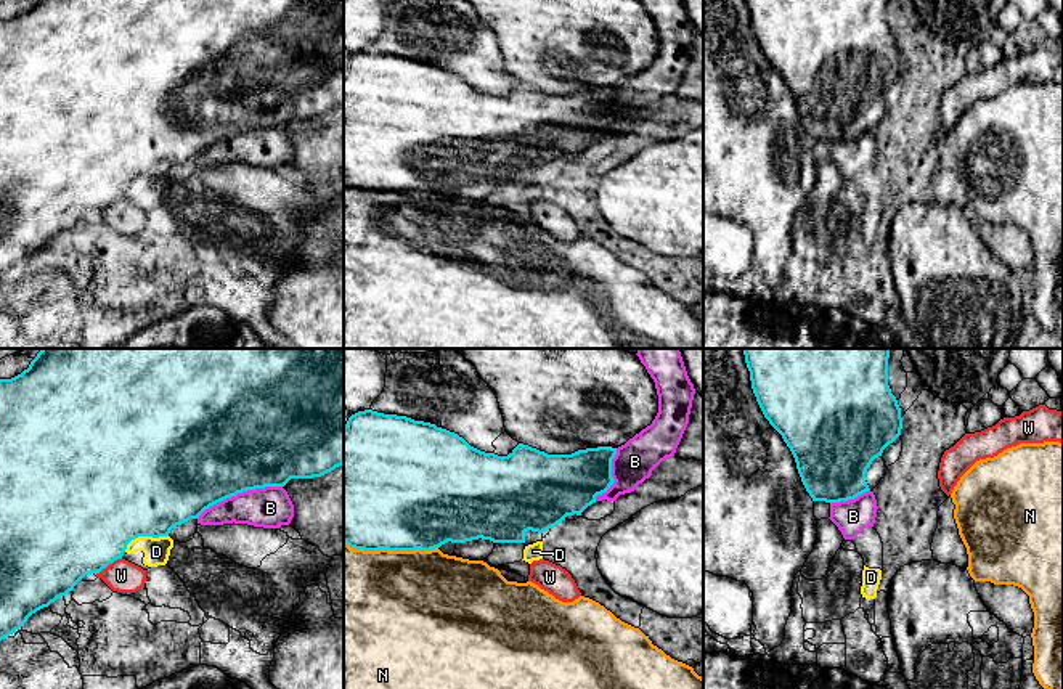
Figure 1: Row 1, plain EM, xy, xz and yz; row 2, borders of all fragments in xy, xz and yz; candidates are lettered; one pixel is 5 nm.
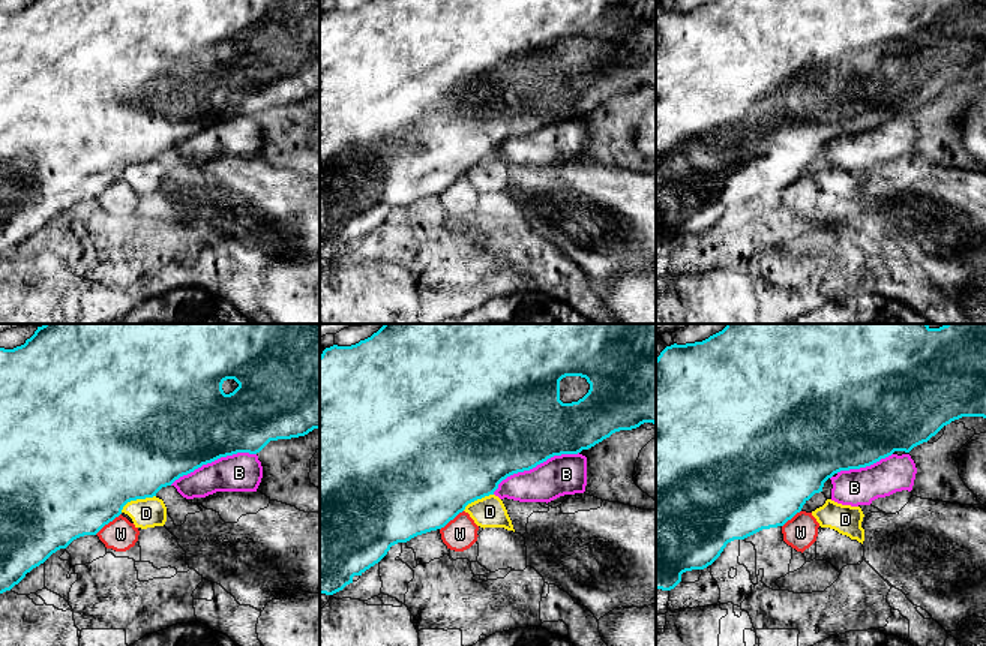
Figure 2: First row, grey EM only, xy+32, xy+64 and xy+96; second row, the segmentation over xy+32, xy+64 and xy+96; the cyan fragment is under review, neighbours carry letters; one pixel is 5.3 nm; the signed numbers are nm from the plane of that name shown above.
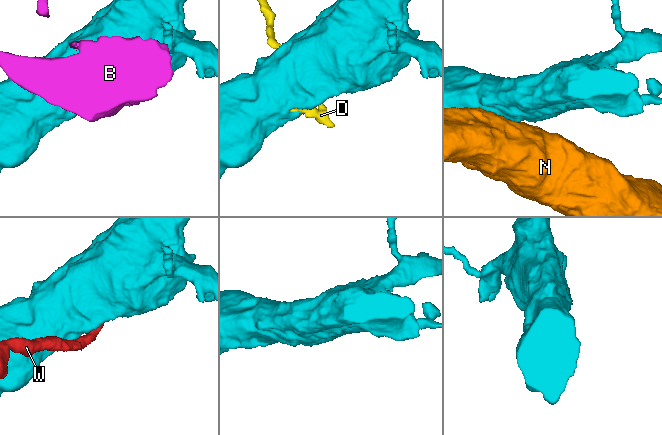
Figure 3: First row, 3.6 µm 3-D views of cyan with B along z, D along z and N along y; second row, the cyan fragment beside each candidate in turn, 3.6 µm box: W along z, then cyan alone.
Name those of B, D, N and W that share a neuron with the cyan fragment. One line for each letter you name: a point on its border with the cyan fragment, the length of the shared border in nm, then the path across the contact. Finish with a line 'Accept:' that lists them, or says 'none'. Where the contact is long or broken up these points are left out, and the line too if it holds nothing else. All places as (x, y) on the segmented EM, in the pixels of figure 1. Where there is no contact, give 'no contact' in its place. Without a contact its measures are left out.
Accept: none

